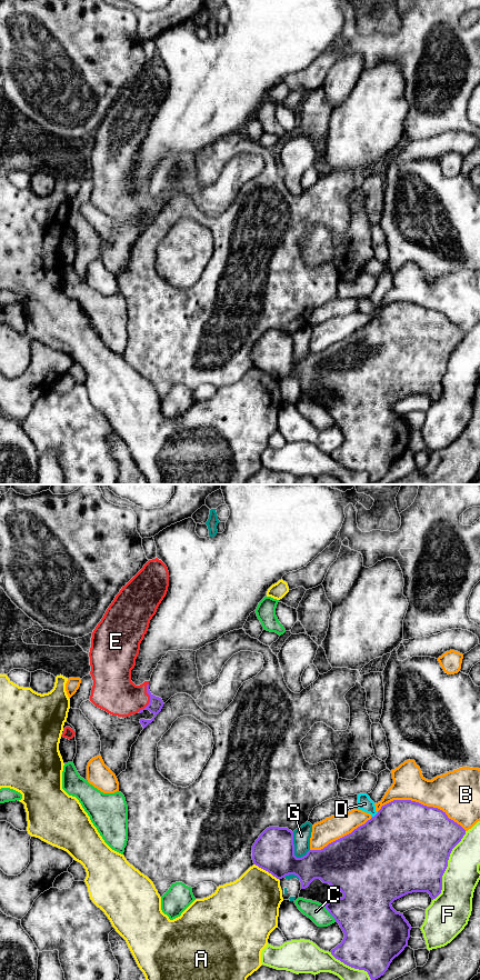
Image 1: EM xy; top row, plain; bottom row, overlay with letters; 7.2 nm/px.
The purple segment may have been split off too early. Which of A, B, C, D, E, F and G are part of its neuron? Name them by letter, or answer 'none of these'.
E

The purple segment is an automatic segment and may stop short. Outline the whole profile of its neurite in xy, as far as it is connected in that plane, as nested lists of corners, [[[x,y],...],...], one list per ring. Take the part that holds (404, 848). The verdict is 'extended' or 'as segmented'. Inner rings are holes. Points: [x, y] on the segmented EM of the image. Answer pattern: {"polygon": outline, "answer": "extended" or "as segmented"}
{"polygon": [[[393,800],[382,806],[374,817],[351,833],[329,843],[321,850],[309,850],[301,858],[294,856],[291,830],[269,827],[253,843],[252,860],[256,866],[277,879],[289,874],[297,876],[301,882],[301,889],[308,888],[314,879],[338,888],[343,897],[330,900],[324,907],[339,923],[344,938],[330,952],[344,964],[367,971],[370,979],[376,980],[384,974],[392,960],[408,947],[410,938],[411,926],[402,913],[392,908],[391,903],[412,892],[428,892],[432,900],[436,899],[442,890],[442,876],[448,867],[450,853],[464,834],[466,830],[438,808],[427,807],[411,800]]], "answer": "as segmented"}

